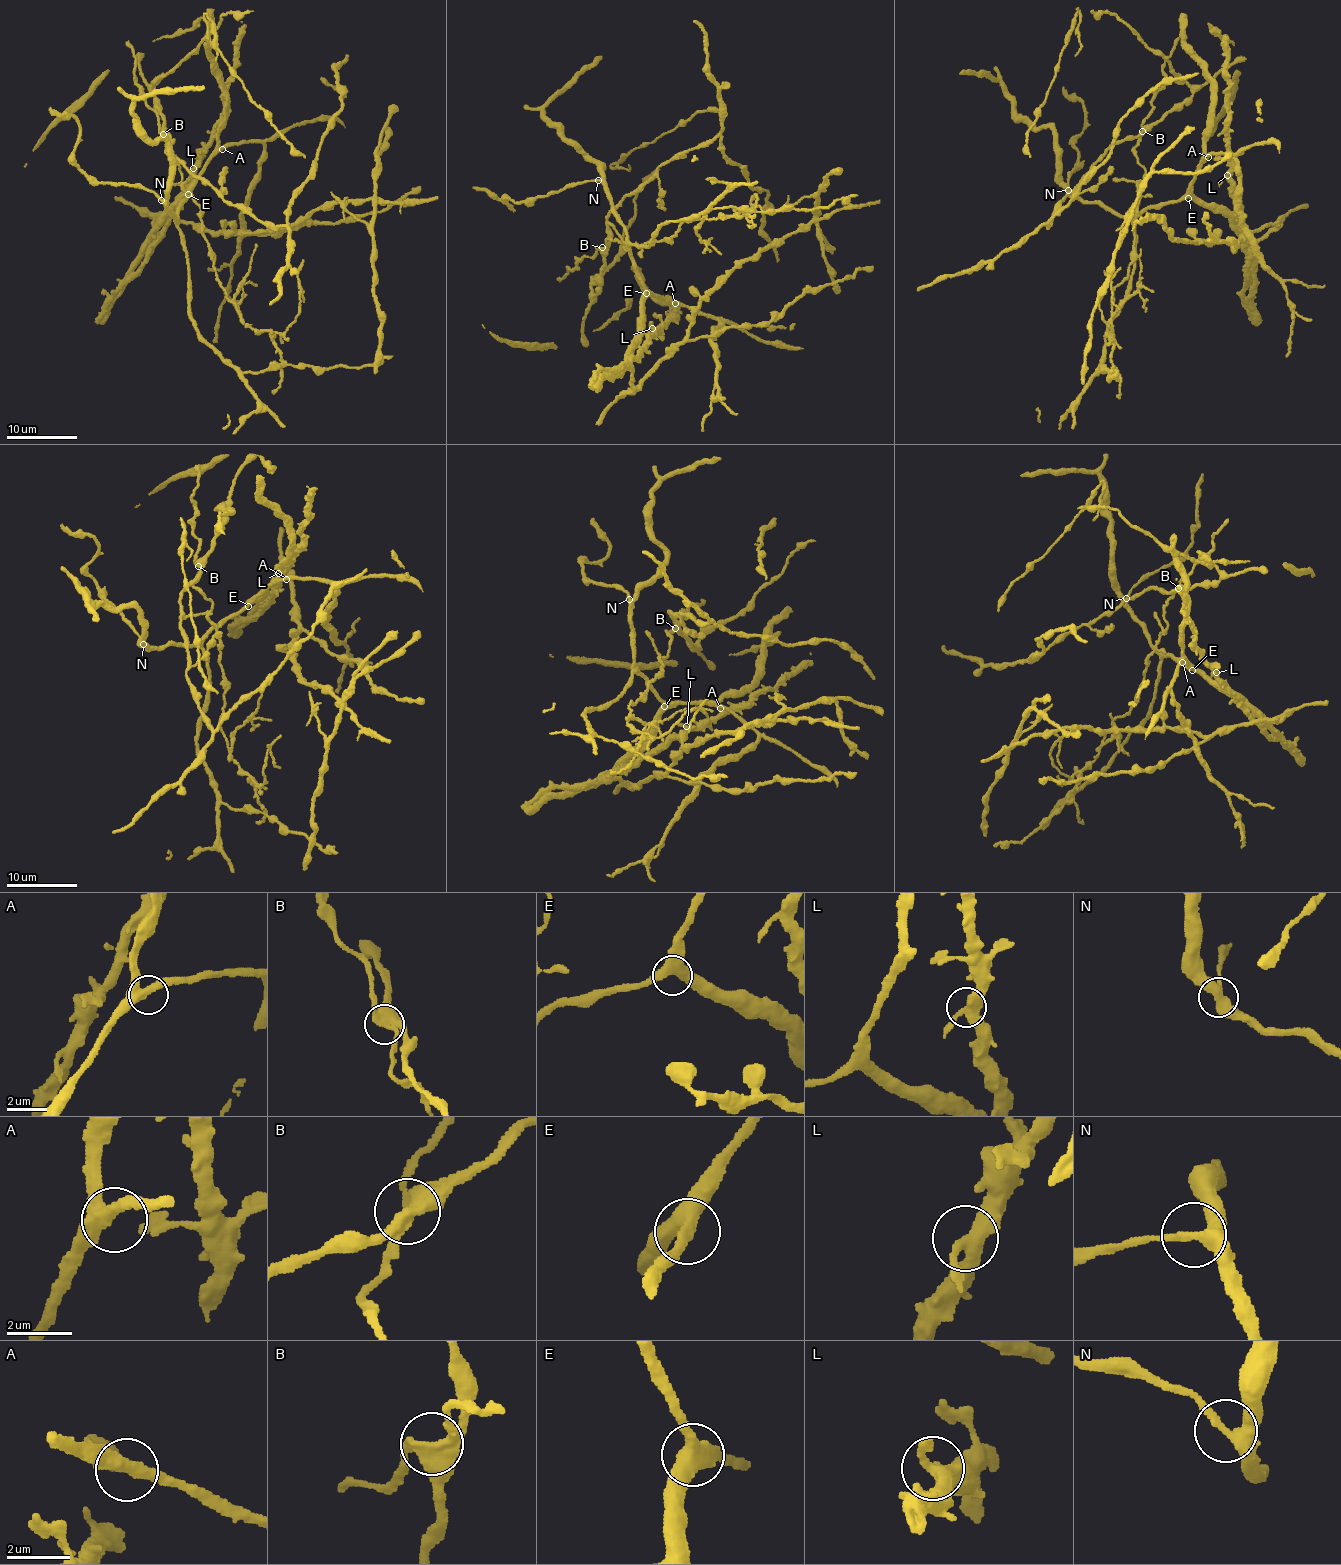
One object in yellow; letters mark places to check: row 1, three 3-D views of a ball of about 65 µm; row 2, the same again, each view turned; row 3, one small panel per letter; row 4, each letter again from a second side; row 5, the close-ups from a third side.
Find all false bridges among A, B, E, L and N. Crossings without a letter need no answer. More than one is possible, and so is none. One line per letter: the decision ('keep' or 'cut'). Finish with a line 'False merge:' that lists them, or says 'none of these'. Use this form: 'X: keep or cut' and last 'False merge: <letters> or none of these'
A: keep
B: cut
E: keep
L: keep
N: keep
False merge: B

